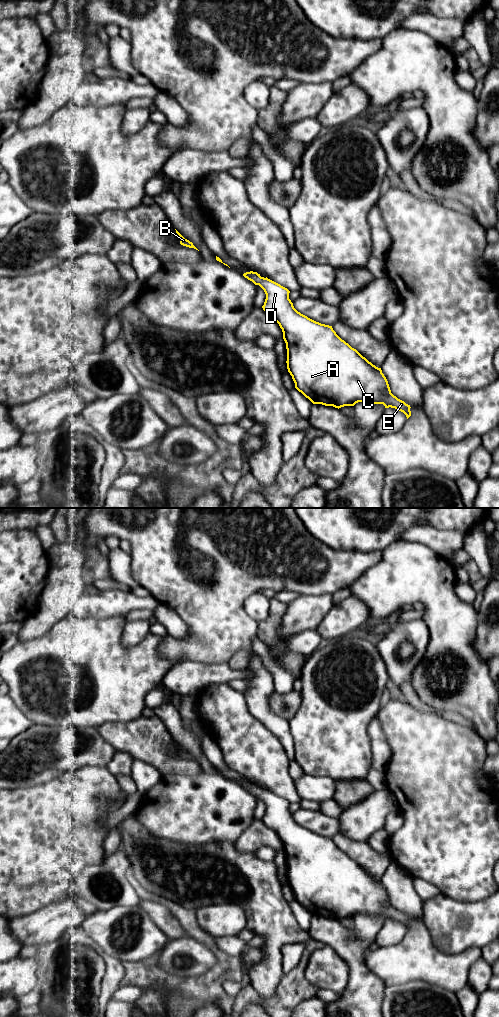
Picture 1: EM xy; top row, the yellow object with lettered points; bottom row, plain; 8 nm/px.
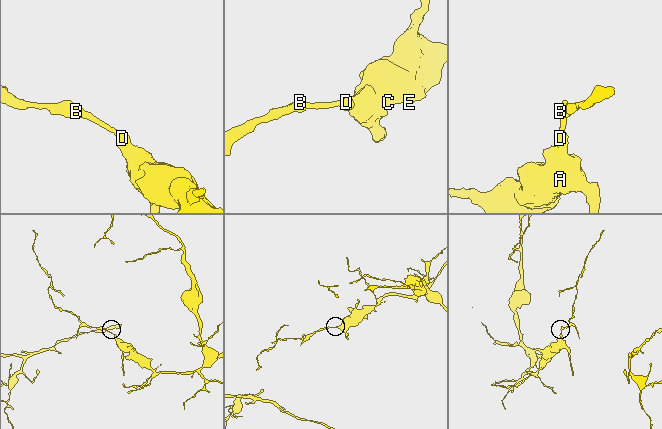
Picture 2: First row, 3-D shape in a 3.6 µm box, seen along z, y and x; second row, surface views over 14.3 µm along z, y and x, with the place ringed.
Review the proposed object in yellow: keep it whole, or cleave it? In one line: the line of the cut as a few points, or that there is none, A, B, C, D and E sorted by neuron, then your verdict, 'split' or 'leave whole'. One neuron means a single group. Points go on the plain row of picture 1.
no cut | A B C D E | leave whole

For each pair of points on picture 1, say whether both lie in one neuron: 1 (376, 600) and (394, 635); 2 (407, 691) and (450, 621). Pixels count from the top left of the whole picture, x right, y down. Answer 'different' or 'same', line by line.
1: different
2: different

